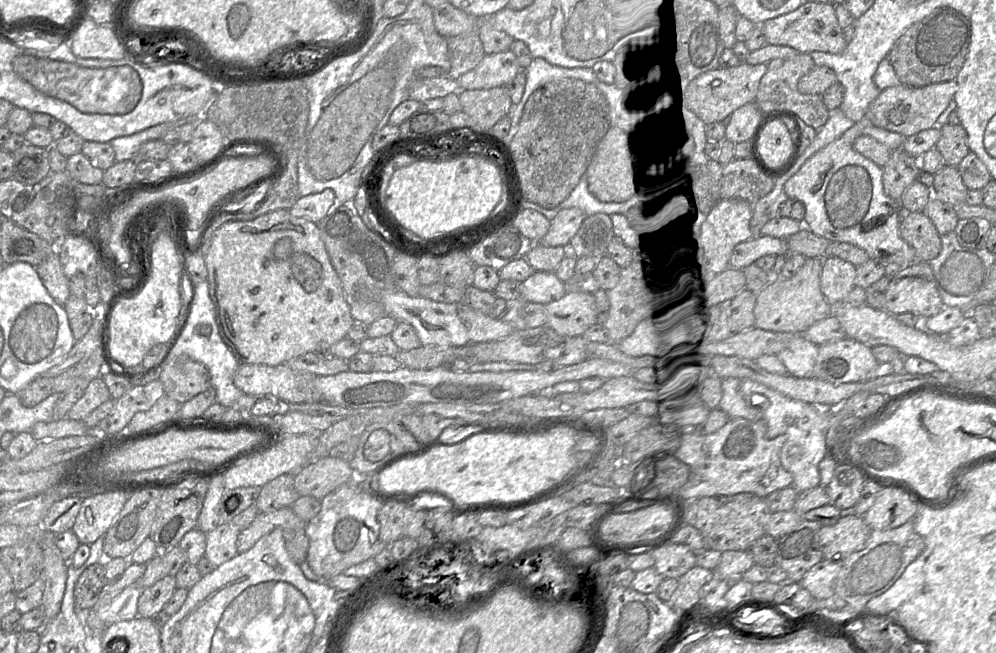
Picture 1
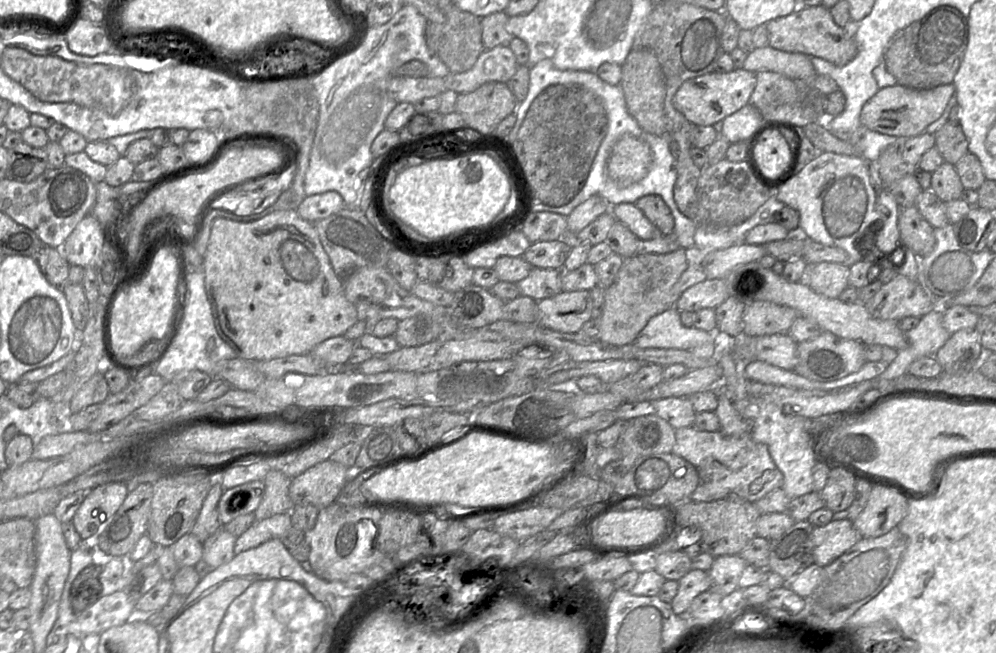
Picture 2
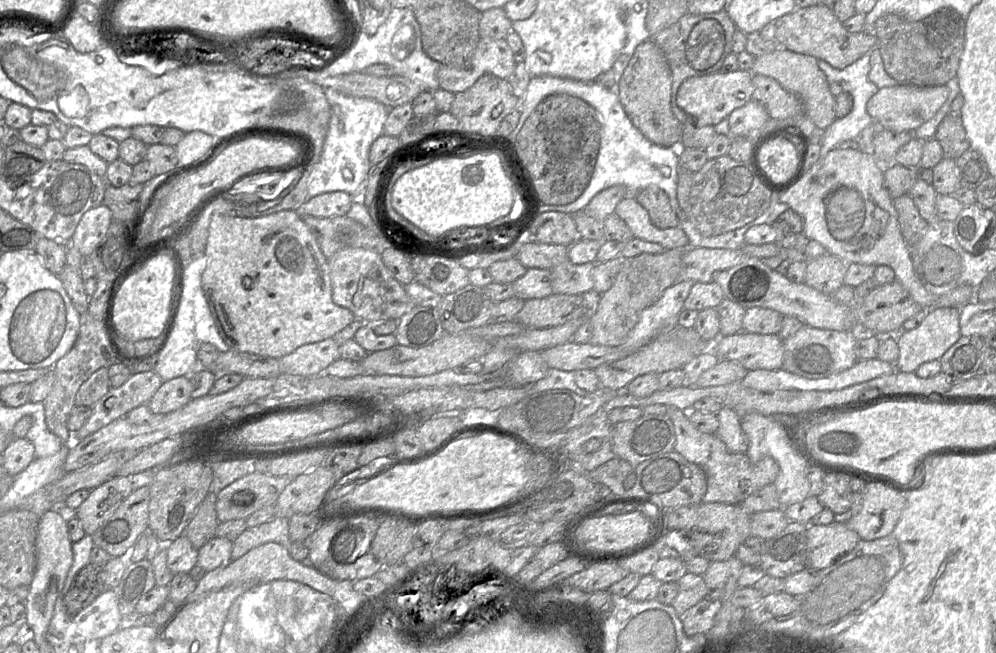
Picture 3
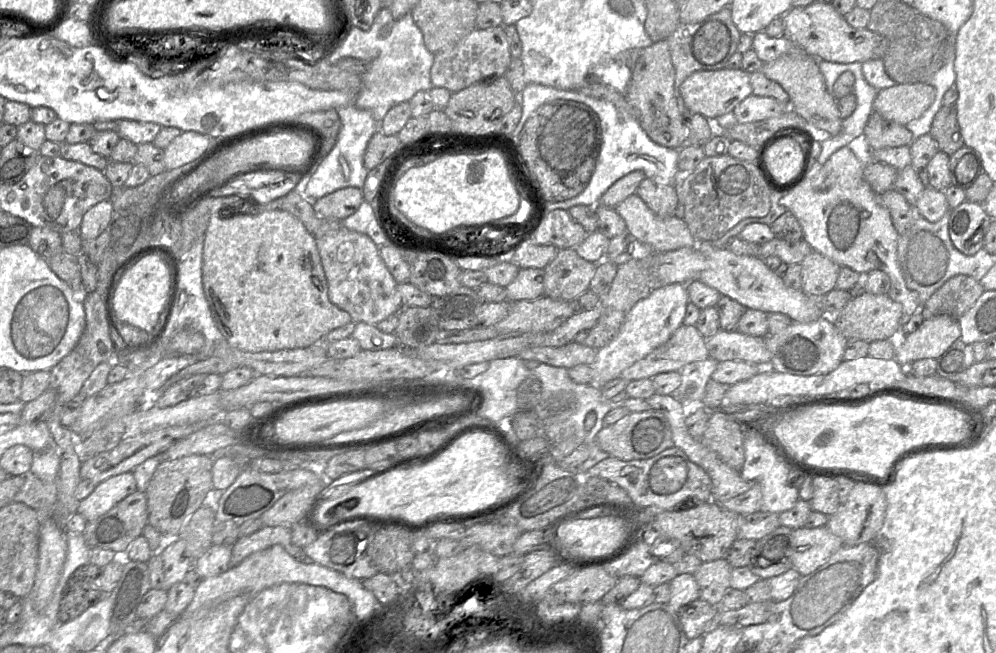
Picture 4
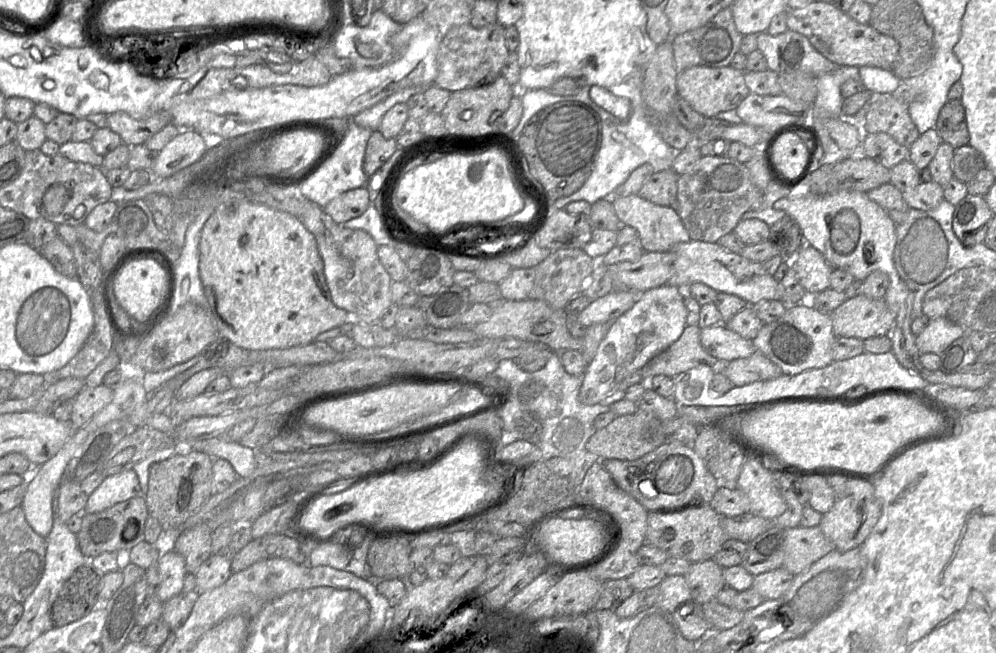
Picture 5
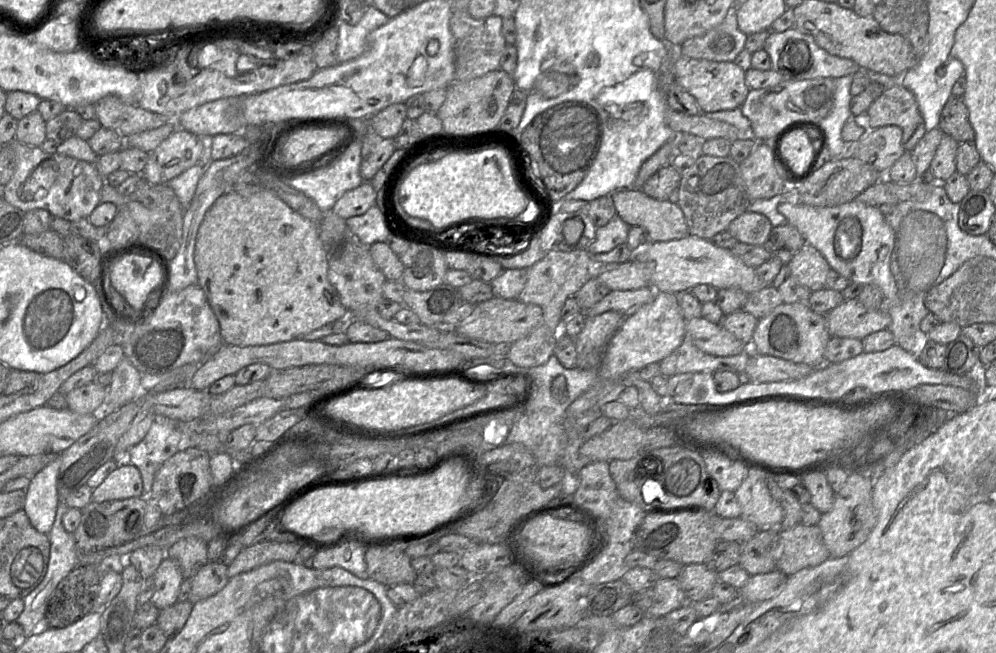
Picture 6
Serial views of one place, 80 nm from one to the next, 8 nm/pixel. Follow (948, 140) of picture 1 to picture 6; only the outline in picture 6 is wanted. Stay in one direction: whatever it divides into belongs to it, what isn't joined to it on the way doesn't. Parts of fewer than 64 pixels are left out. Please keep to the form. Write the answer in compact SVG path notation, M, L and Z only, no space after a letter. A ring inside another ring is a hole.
M951 96L947 101L940 115L939 129L958 143L974 142L975 132L962 97Z

